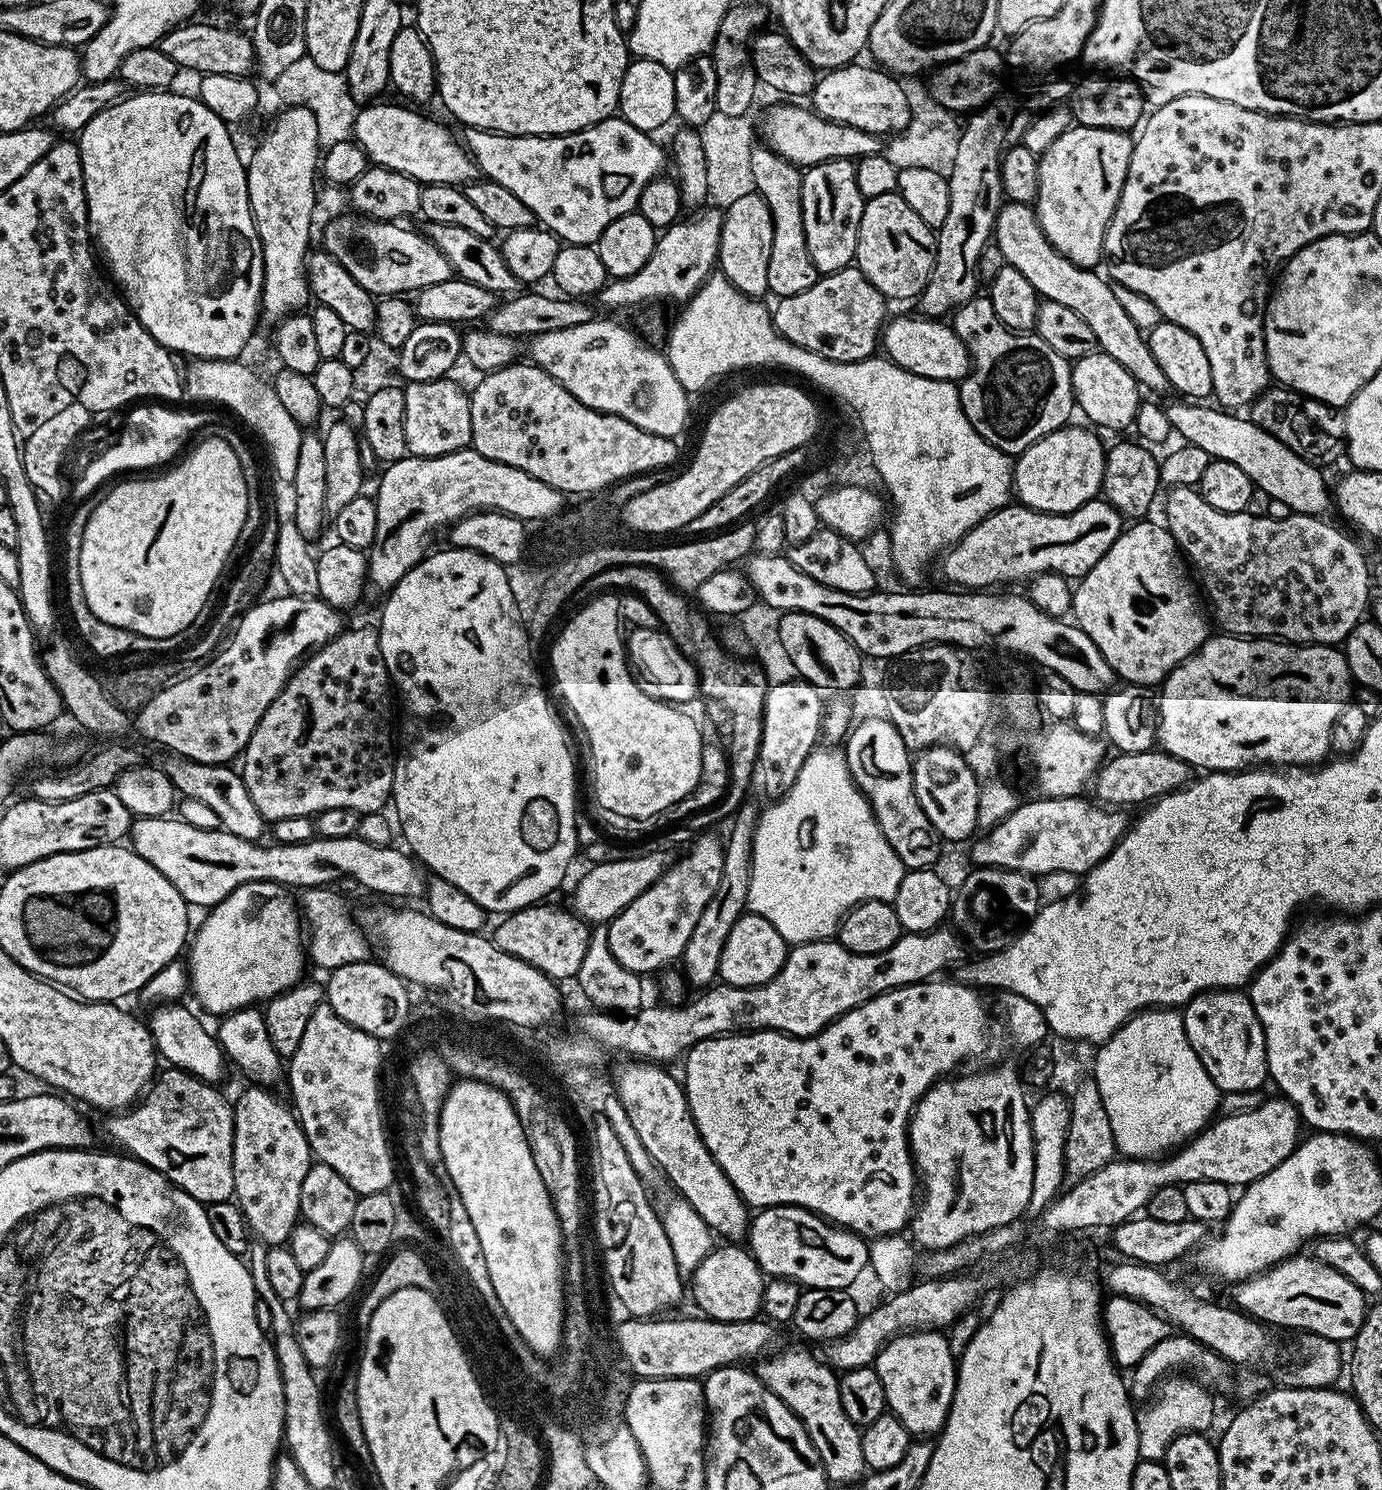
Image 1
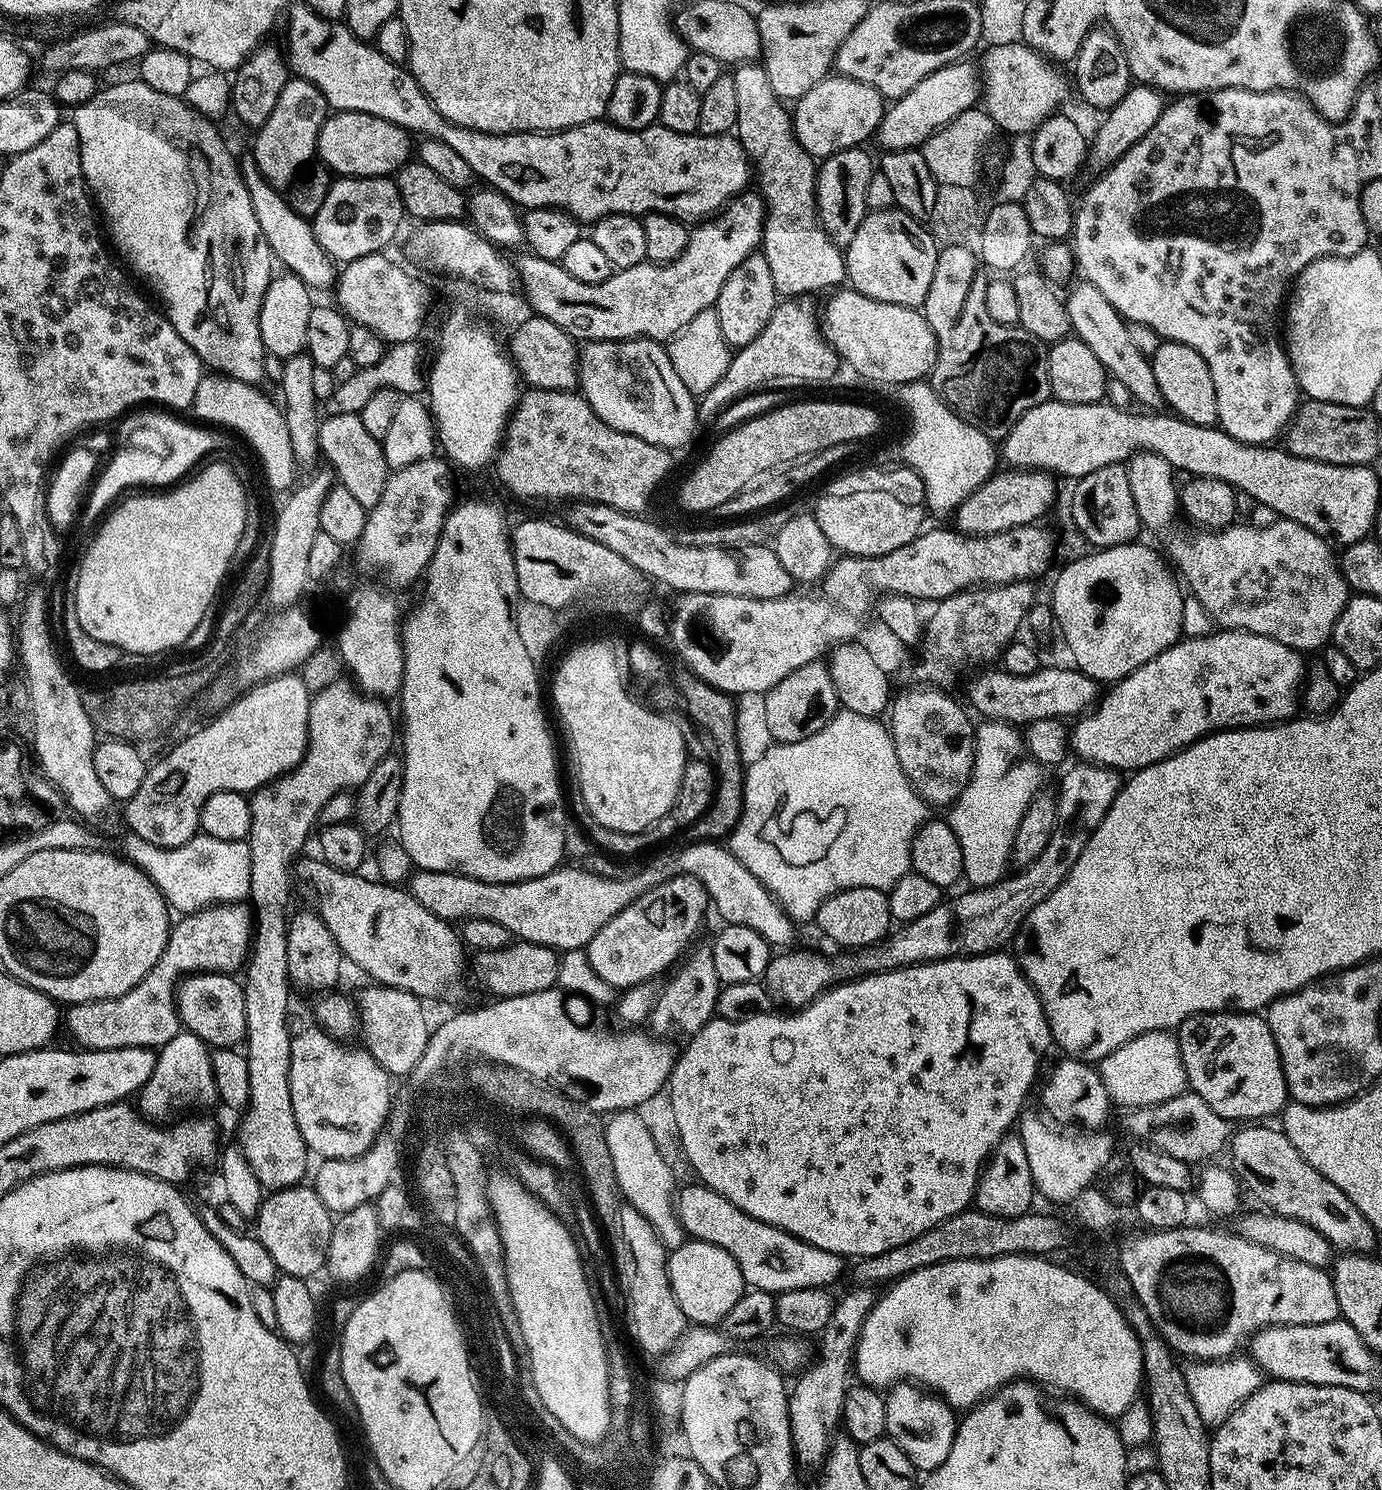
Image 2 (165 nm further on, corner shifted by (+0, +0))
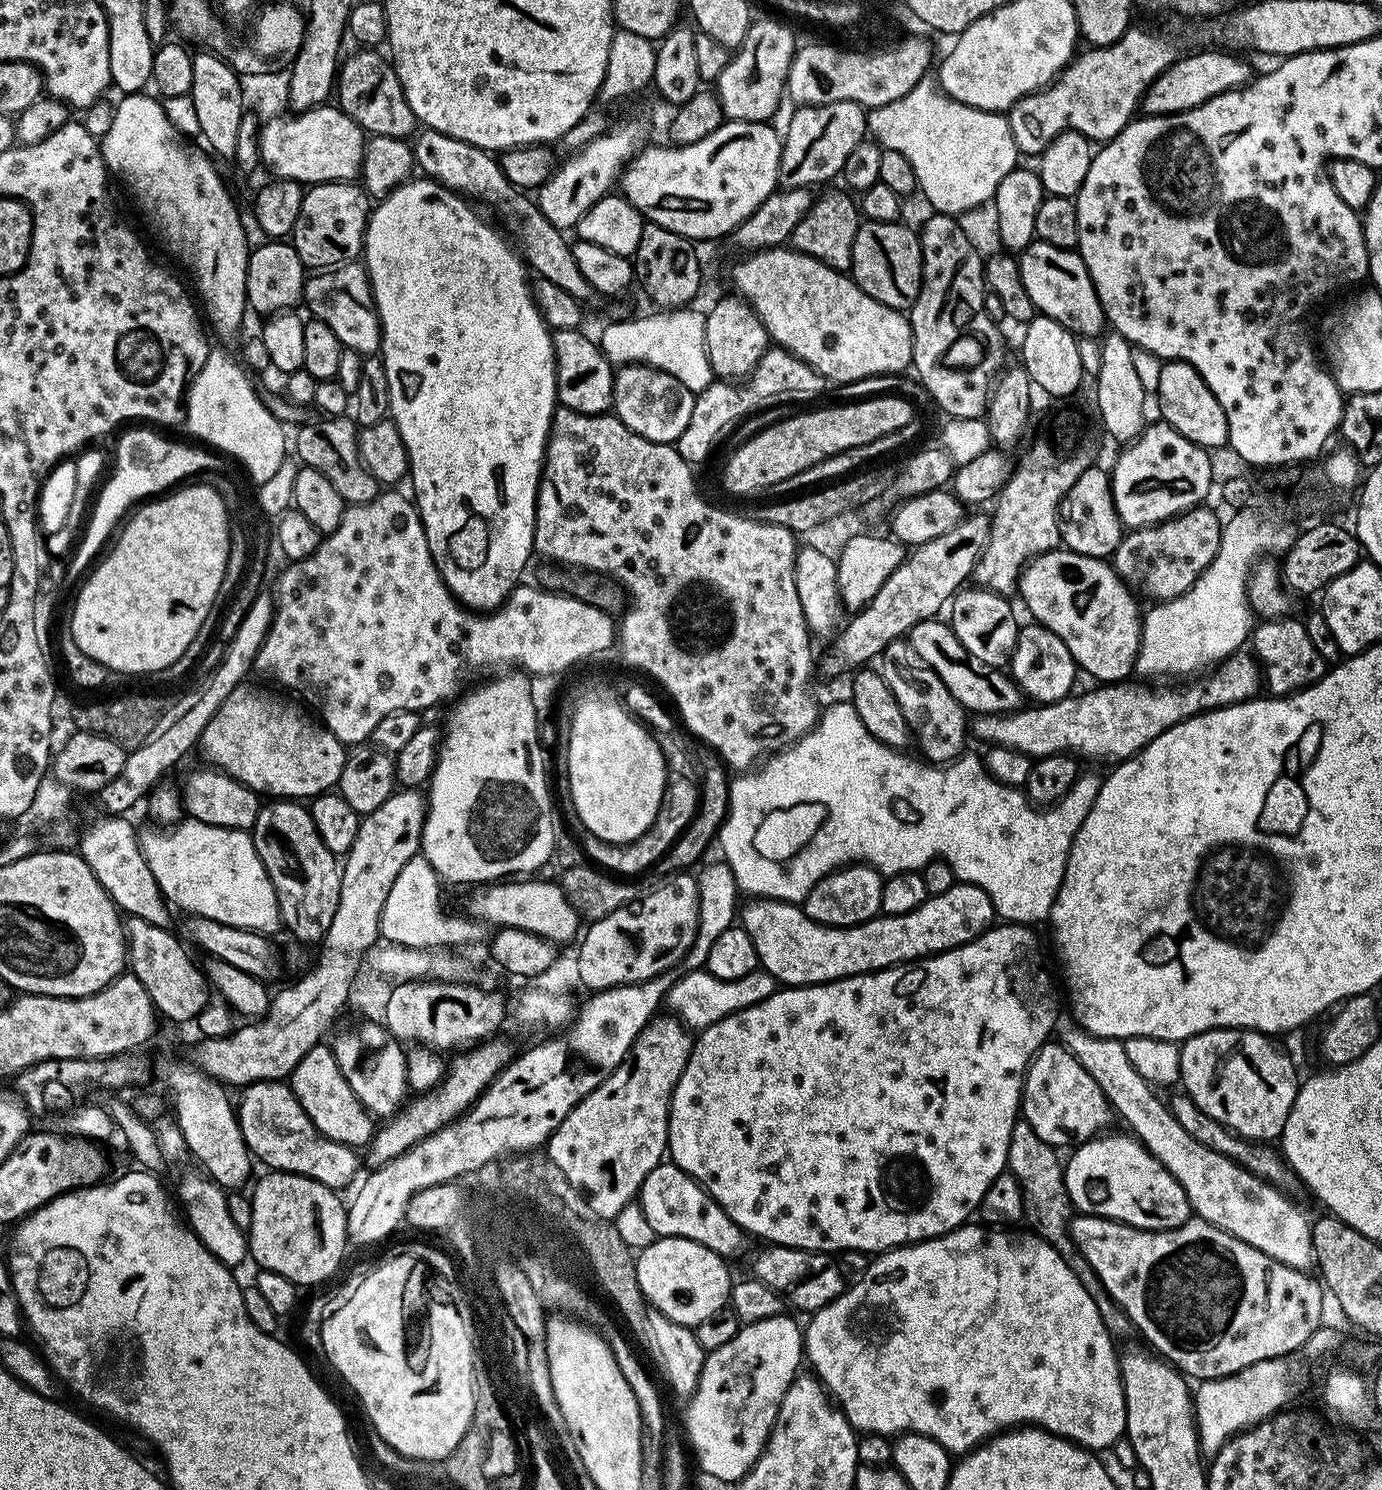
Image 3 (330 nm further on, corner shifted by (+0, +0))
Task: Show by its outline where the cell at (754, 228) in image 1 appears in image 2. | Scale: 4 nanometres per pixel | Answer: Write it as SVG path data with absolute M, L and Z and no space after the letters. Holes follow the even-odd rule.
M763 251L751 252L742 261L730 278L722 282L722 290L718 294L714 309L721 327L722 338L732 350L745 348L762 330L766 330L766 322L770 322L770 314L774 314L778 303L778 293L774 286L774 277L770 275L770 265L766 263Z

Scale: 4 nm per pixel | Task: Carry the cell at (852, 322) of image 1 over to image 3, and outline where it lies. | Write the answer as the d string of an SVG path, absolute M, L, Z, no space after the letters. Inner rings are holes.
M769 347L768 352L762 354L756 369L745 379L729 382L716 378L704 390L695 393L696 401L694 410L690 410L690 422L686 422L686 430L682 430L674 447L687 464L699 466L715 450L716 443L727 434L728 428L746 419L751 412L766 407L772 396L816 396L824 387L825 378L818 374L818 370L782 347Z

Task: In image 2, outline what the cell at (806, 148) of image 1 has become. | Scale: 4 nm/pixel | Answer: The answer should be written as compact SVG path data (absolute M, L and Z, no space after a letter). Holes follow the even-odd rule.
M968 62L947 64L944 68L934 70L914 90L910 90L902 98L891 101L887 105L875 139L880 140L881 149L897 152L903 148L919 149L937 131L946 127L964 111L971 109L981 99L982 80Z

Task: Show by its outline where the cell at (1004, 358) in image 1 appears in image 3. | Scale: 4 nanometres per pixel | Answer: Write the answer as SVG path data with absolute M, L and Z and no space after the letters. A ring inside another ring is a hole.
M931 215L918 235L924 269L920 293L910 309L911 367L916 368L933 402L949 417L979 420L987 413L989 395L1005 364L1004 336L984 309L984 276L956 276L964 256L975 248L955 215Z

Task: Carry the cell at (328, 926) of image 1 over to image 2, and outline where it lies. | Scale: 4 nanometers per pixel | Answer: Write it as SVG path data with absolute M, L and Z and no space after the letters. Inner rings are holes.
M247 903L213 904L201 908L199 912L189 912L179 917L180 921L171 925L168 941L154 966L126 994L105 1000L87 1000L81 1004L73 1004L66 1012L66 1028L84 1050L97 1048L150 1048L159 1050L166 1042L182 1031L180 1014L176 1010L176 990L181 979L198 972L235 973L236 967L243 965L249 959L250 949L254 944L254 912Z

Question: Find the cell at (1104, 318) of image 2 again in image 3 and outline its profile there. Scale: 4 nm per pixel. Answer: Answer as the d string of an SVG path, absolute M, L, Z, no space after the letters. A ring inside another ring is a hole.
M1033 239L1018 256L1022 284L1037 311L1054 318L1061 326L1070 329L1073 335L1099 337L1106 328L1107 320L1089 271L1077 251L1050 245Z

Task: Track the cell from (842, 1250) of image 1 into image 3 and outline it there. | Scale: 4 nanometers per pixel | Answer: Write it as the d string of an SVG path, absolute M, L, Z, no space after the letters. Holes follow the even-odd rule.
M661 1162L646 1176L638 1193L638 1203L657 1237L684 1237L714 1250L726 1260L742 1255L750 1243L744 1229L729 1218L720 1204L692 1176L671 1162Z

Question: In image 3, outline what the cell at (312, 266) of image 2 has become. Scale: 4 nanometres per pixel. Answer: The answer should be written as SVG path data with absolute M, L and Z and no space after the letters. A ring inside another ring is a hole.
M200 50L192 58L194 82L190 93L194 102L194 111L198 114L198 126L203 143L213 153L220 156L236 156L238 146L238 125L242 122L245 107L242 98L240 76L223 55L215 56L215 51Z

